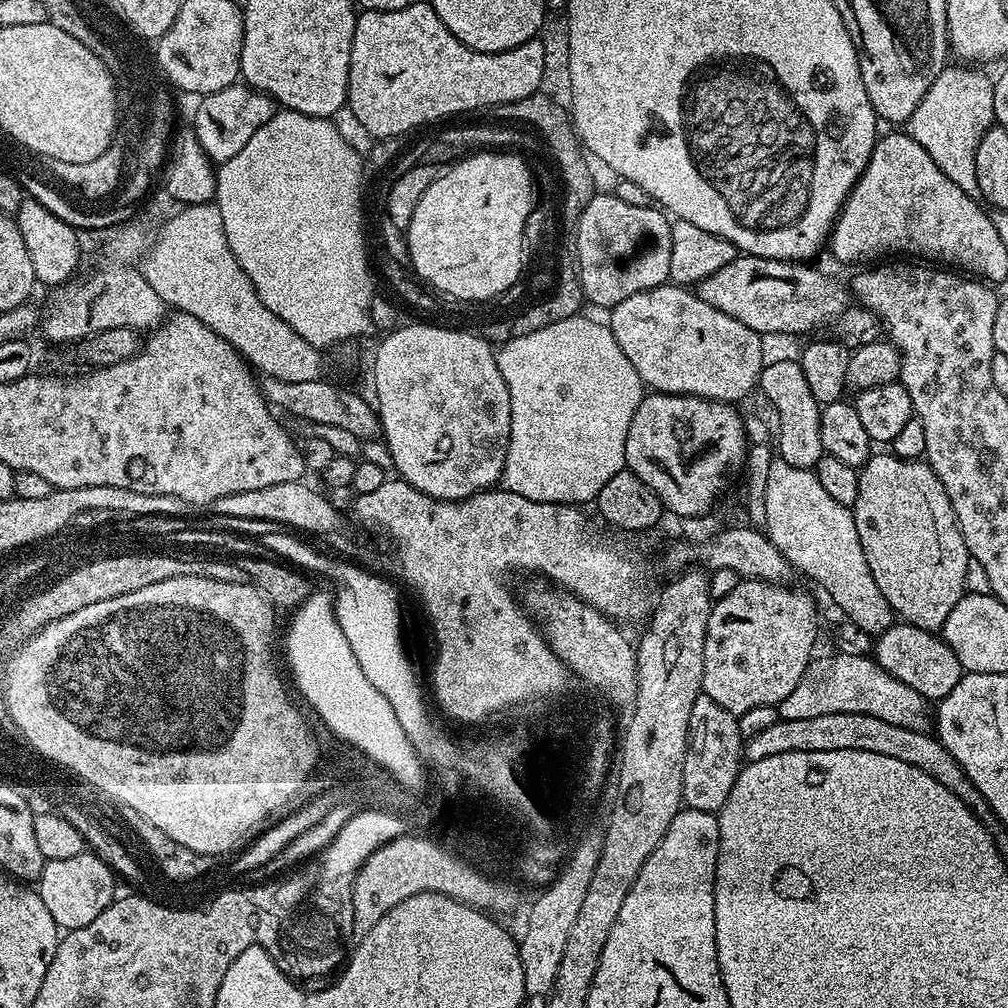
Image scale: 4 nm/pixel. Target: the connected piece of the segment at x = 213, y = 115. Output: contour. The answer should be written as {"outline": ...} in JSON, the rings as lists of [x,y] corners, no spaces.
{"outline":[[[237,82],[224,87],[214,94],[203,97],[192,118],[195,136],[206,154],[215,164],[221,164],[234,158],[239,150],[242,150],[256,130],[260,129],[276,113],[276,103],[270,96],[248,85]]]}

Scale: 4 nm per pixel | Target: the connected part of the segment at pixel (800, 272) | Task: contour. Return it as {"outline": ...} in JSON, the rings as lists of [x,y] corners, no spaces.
{"outline":[[[738,254],[722,270],[714,270],[710,278],[701,280],[695,285],[694,291],[702,298],[702,302],[714,306],[714,310],[722,310],[722,314],[730,314],[730,318],[738,318],[742,326],[750,326],[750,330],[767,334],[773,332],[776,336],[796,336],[799,332],[808,332],[819,324],[835,321],[849,307],[850,296],[844,292],[828,276],[823,276],[816,268],[808,268],[807,263],[791,260],[775,260],[761,256],[745,256]]]}

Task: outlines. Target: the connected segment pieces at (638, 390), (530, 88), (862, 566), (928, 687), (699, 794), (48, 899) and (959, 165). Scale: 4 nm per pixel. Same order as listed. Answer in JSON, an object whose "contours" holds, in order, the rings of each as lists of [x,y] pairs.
{"contours":[[[[584,314],[566,318],[564,321],[554,322],[542,330],[536,330],[532,334],[521,337],[512,336],[508,338],[501,348],[496,352],[498,370],[502,370],[502,378],[506,378],[506,390],[510,390],[510,438],[508,439],[508,453],[504,463],[504,474],[502,477],[503,487],[514,494],[522,494],[522,498],[530,498],[530,502],[554,502],[555,504],[575,504],[584,506],[595,501],[596,496],[625,467],[624,455],[626,454],[626,434],[630,430],[630,422],[634,418],[634,410],[644,401],[646,386],[638,378],[638,370],[630,366],[630,358],[622,354],[622,346],[614,338],[612,329],[607,323],[596,320],[587,320]]],[[[414,2],[402,10],[393,12],[370,12],[361,11],[356,17],[354,26],[354,42],[350,46],[350,74],[348,75],[348,98],[346,108],[349,113],[361,122],[370,136],[373,138],[400,138],[403,132],[412,132],[415,128],[420,128],[423,124],[428,124],[431,120],[440,120],[443,116],[456,116],[459,112],[472,112],[475,108],[485,108],[491,110],[498,104],[506,102],[518,102],[518,98],[526,98],[530,94],[541,91],[540,83],[542,82],[543,64],[546,62],[546,54],[543,50],[543,42],[540,38],[522,42],[522,46],[511,48],[505,52],[479,52],[470,46],[466,46],[438,18],[438,14],[432,8],[431,3]]],[[[774,458],[770,462],[769,481],[766,482],[766,520],[763,527],[774,546],[792,564],[797,573],[809,576],[818,587],[845,612],[845,617],[861,618],[872,616],[879,608],[885,607],[882,590],[878,590],[878,582],[874,582],[874,574],[870,574],[870,566],[866,566],[866,554],[862,554],[862,542],[858,542],[858,526],[852,517],[851,508],[834,502],[830,494],[818,482],[815,471],[811,468],[790,466],[790,462]]],[[[896,622],[893,628],[888,628],[880,637],[874,640],[874,659],[876,665],[886,674],[898,678],[898,682],[906,682],[910,690],[918,690],[925,700],[939,702],[958,686],[962,669],[954,650],[936,632],[928,632],[913,624]]],[[[702,694],[696,699],[694,710],[690,710],[688,749],[682,770],[682,794],[687,807],[719,813],[726,798],[730,798],[730,790],[734,790],[734,782],[742,767],[745,743],[745,738],[739,732],[737,716],[722,710],[714,698]]],[[[91,850],[77,854],[74,858],[58,858],[45,863],[38,881],[40,903],[46,906],[50,918],[64,930],[86,928],[106,906],[110,906],[116,892],[117,877],[106,862]]],[[[946,66],[938,78],[934,78],[934,86],[926,90],[922,102],[918,102],[918,110],[910,114],[906,125],[908,135],[934,158],[938,170],[950,178],[950,182],[962,186],[966,194],[976,196],[978,178],[974,170],[974,154],[978,150],[978,142],[982,134],[994,124],[994,94],[992,93],[993,77],[987,76],[976,66]]]]}

